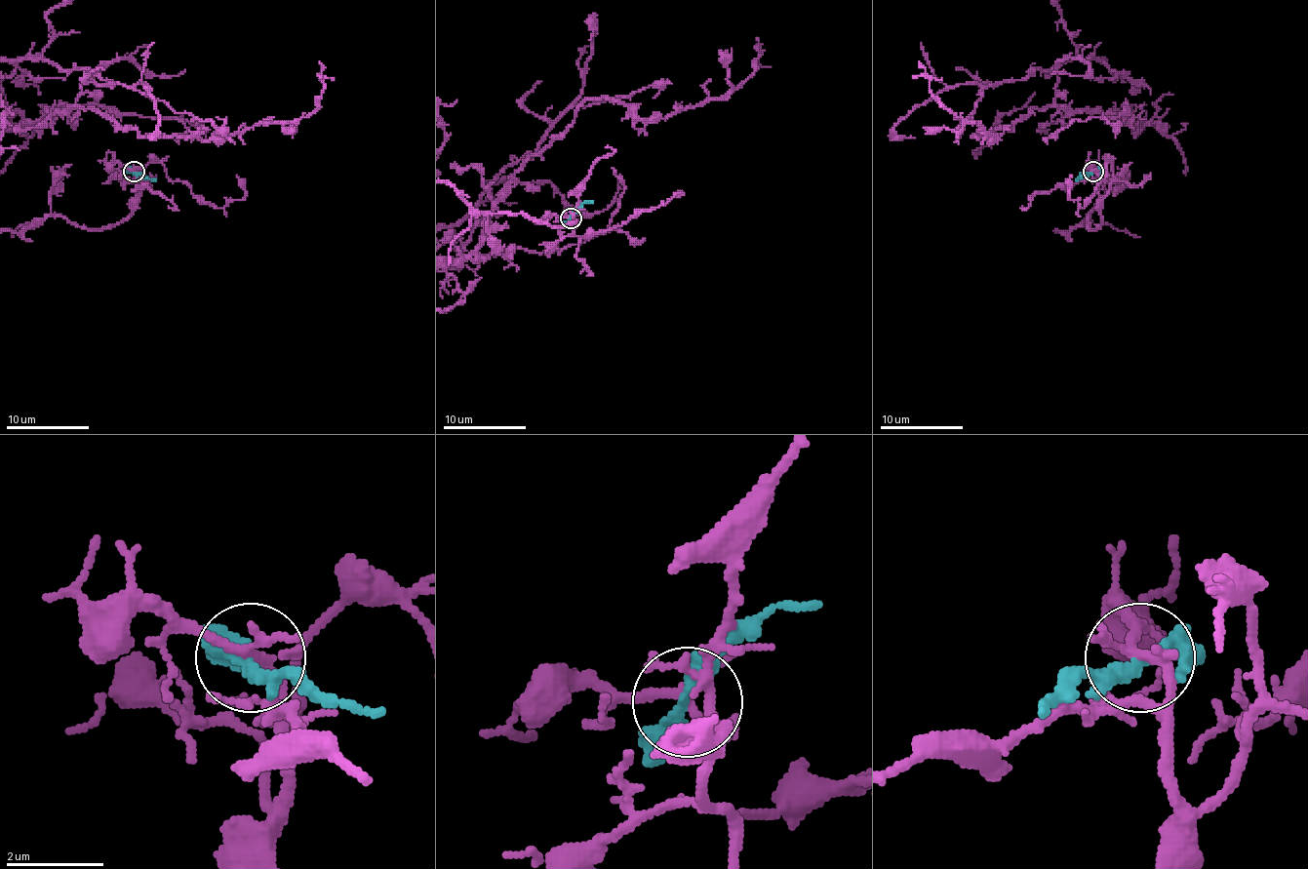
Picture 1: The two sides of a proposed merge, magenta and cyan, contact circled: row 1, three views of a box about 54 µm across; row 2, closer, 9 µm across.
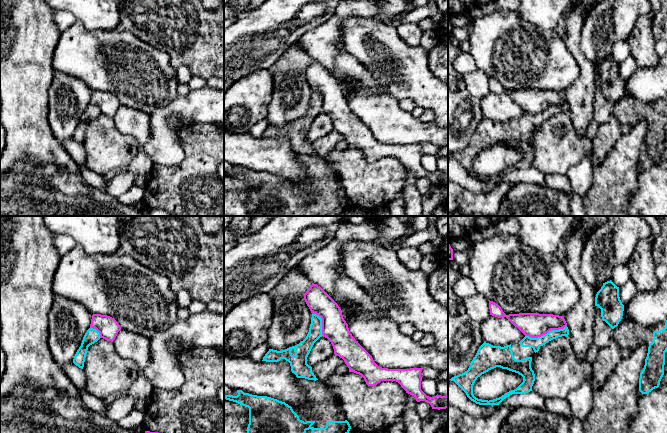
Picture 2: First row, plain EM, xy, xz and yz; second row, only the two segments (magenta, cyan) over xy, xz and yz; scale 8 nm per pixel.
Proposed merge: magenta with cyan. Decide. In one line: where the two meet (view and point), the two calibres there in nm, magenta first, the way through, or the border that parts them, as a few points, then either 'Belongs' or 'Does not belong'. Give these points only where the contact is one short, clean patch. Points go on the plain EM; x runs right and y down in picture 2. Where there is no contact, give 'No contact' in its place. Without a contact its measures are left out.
Touches magenta at yz (545, 109). Thickness 200 nm (magenta) against 90 nm. Boundary: yz (566, 101), (562, 104), (551, 105), (537, 113), (525, 112). Does not belong

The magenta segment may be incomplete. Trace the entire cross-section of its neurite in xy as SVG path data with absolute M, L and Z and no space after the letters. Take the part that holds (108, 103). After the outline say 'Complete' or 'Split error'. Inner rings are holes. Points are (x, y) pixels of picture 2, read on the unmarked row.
M93 90L90 103L96 105L100 109L100 113L113 118L121 106L118 98L107 91Z. Complete

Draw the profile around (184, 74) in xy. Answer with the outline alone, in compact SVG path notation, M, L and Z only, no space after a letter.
M180 66L176 68L178 83L188 84L193 76L190 69L187 66Z

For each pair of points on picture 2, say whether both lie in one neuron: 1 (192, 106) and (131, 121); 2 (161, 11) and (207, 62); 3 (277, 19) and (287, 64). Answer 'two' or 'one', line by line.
1: two
2: one
3: two

